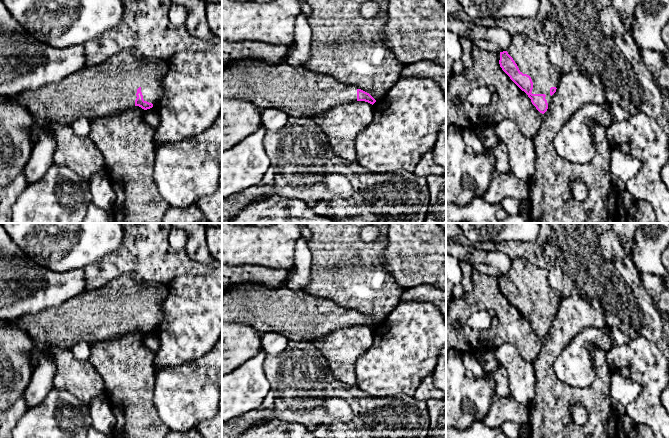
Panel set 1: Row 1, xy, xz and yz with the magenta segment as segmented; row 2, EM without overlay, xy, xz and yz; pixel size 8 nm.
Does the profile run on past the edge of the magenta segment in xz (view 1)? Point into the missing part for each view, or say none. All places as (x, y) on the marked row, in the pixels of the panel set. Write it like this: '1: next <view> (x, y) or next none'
1: next xz (300, 93)

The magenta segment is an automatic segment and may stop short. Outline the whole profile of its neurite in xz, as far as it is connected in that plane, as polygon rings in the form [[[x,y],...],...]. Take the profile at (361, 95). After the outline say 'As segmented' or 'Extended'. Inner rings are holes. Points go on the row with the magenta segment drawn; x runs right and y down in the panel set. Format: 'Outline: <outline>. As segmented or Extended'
Outline: [[[246,60],[222,65],[222,97],[242,99],[266,109],[279,109],[291,117],[314,117],[333,107],[365,101],[374,104],[376,100],[354,85],[346,85],[332,76],[319,74],[310,69],[297,69],[286,61],[267,64],[258,60]]]. Extended

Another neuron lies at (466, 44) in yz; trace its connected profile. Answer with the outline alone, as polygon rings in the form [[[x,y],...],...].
[[[460,38],[460,43],[463,49],[463,62],[464,62],[464,67],[468,68],[471,65],[471,49],[473,47],[472,42],[469,39]]]

